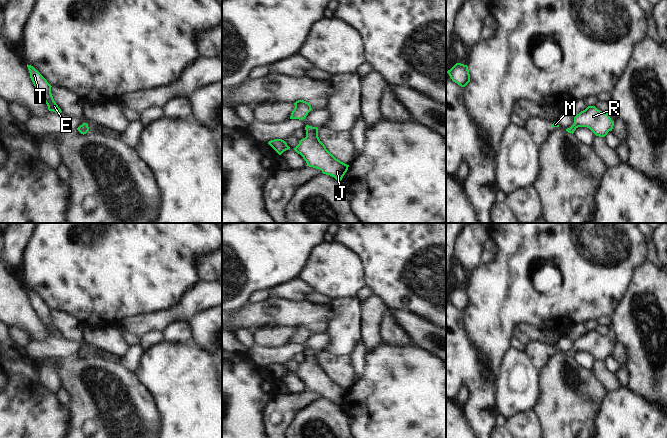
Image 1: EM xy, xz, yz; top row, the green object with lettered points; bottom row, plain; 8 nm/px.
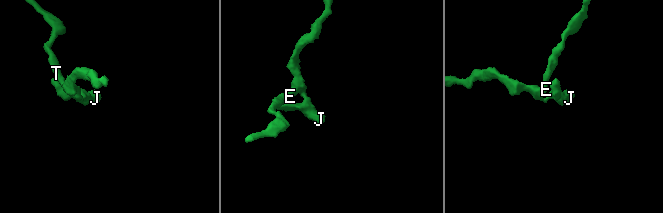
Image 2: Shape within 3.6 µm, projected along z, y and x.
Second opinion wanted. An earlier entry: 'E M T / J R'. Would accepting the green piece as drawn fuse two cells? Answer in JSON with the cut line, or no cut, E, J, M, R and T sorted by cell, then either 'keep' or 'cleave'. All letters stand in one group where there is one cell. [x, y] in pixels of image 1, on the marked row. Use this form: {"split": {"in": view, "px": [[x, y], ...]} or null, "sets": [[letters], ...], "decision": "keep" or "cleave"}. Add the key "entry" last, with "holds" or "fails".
{"split": null, "sets": [["E", "J", "M", "R", "T"]], "decision": "keep", "entry": "fails"}

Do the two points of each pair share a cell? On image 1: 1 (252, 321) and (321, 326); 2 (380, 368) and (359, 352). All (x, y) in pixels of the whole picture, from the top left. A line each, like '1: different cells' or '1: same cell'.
1: different cells
2: different cells

